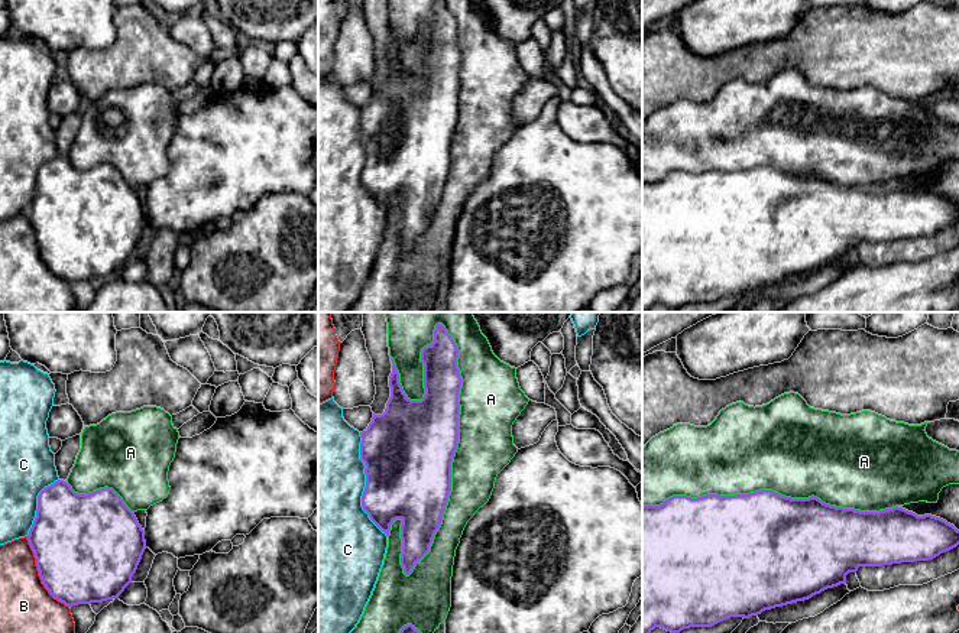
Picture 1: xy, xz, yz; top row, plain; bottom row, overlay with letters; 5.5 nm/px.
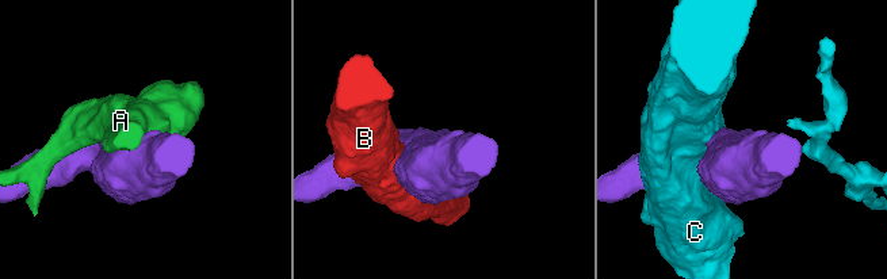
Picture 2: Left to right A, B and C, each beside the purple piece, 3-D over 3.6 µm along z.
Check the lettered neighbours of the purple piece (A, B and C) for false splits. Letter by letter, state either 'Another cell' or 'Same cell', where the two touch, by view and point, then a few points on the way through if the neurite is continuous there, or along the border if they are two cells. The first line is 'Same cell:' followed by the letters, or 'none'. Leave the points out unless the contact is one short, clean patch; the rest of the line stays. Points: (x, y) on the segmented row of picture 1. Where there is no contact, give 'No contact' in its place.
Same cell: none
A: Another cell. Touches purple at xz (456, 448)
B: Another cell. Touches purple at xy (39, 574)
C: Another cell. Touches purple at xz (366, 484)

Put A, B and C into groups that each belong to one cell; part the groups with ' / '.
A / B / C

